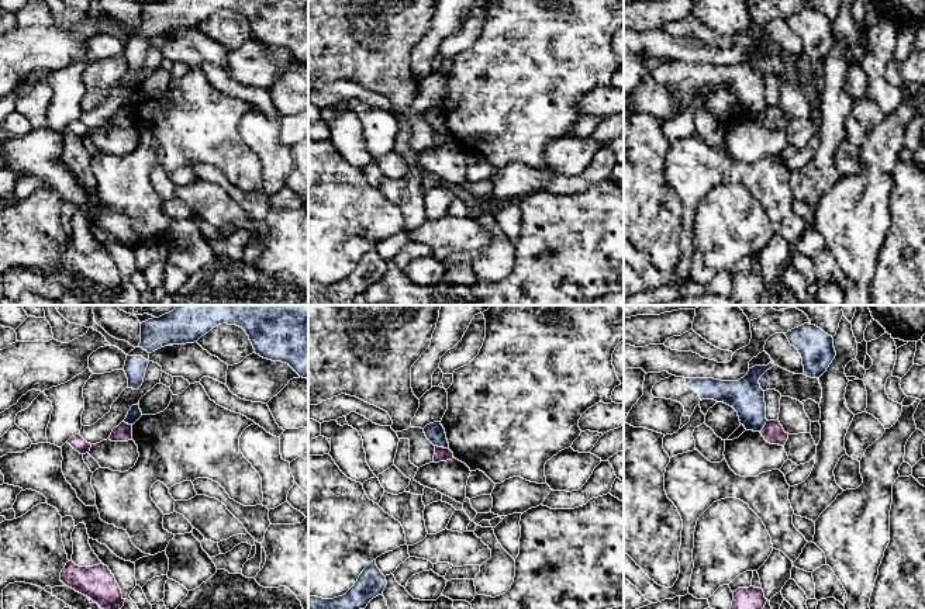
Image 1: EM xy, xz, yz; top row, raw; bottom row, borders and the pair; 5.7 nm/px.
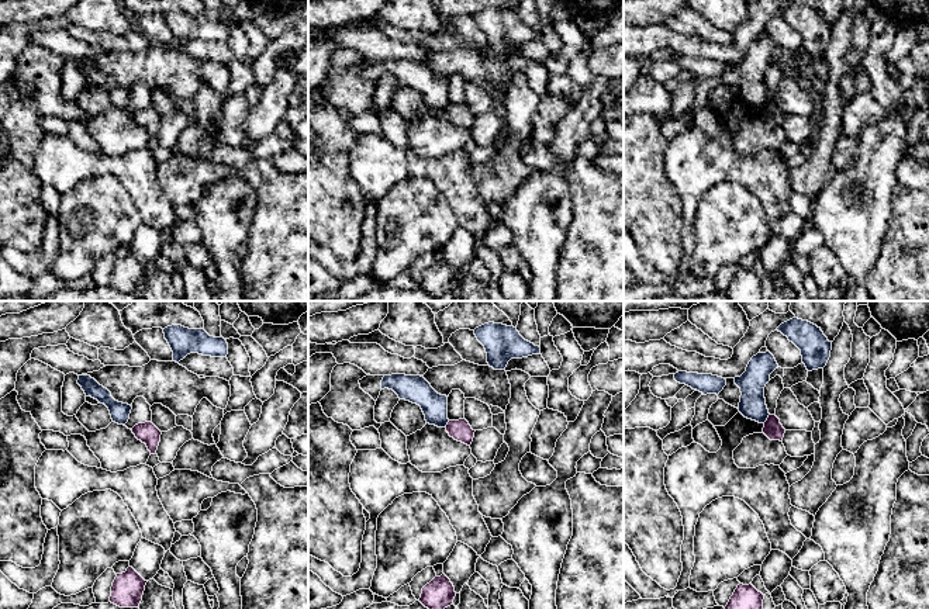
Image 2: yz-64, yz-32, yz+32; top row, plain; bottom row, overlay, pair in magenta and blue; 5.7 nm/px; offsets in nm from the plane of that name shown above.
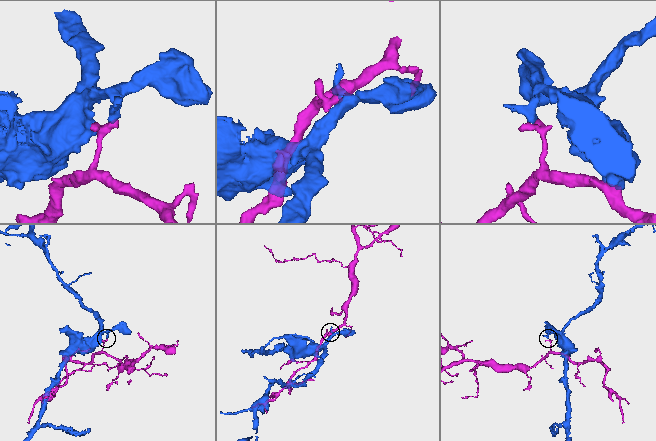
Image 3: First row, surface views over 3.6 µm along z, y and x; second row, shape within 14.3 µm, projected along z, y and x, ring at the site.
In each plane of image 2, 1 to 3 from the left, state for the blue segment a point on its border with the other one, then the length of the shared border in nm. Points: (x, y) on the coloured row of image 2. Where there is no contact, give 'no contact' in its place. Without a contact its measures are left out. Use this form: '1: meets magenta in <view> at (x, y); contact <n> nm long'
1: no contact
2: meets magenta in yz-32 at (448, 424); contact 50 nm long
3: meets magenta in yz+32 at (767, 418); contact 70 nm long

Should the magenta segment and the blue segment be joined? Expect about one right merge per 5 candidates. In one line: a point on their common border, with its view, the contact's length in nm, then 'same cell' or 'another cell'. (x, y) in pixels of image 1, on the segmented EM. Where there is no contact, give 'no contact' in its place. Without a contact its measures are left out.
xz (442, 447) | 80 nm | another cell

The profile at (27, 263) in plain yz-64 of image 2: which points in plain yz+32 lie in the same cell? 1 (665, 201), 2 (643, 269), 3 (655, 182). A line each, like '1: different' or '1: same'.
1: different
2: same
3: different

